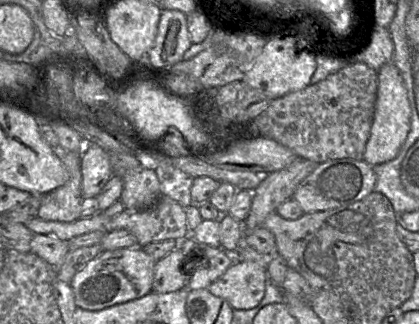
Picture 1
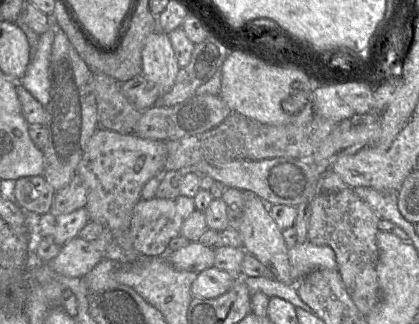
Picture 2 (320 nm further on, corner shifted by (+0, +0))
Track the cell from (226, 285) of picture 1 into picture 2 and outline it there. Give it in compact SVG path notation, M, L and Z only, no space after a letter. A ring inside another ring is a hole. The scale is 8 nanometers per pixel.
M215 267L198 273L191 285L191 293L195 298L212 299L226 293L234 284L237 277L227 271Z

